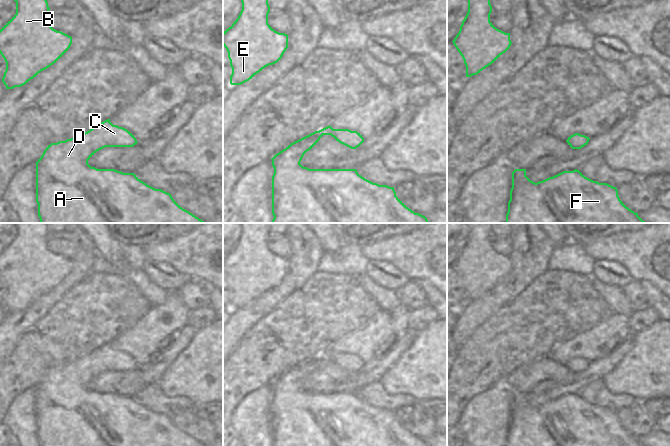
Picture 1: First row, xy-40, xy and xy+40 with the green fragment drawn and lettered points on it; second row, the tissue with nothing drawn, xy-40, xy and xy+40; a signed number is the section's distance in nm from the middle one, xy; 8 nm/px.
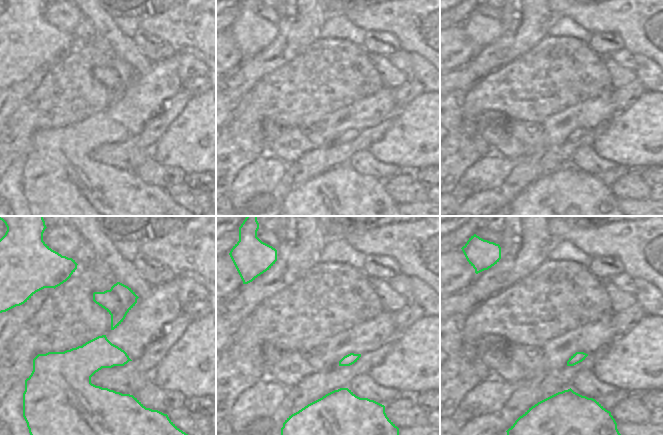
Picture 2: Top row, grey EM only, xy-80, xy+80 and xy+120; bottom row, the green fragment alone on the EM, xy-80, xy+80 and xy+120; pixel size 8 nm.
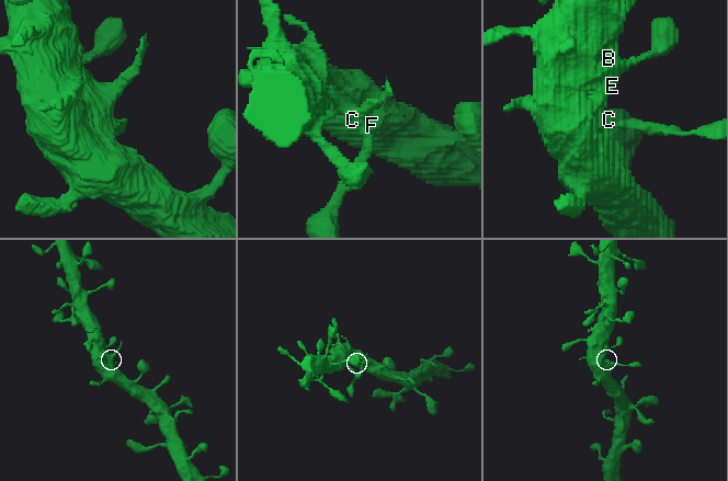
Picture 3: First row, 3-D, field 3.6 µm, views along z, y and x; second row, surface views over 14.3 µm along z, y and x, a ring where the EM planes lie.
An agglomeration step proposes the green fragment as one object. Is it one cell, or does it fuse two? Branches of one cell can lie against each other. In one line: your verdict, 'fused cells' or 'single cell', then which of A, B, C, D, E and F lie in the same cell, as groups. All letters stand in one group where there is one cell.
single cell | A B C D E F

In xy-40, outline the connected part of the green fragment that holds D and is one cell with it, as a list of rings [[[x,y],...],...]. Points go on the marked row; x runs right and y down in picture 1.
[[[107,119],[85,133],[81,133],[71,139],[51,143],[46,147],[42,156],[36,162],[36,202],[38,204],[38,216],[41,223],[205,223],[189,211],[183,209],[171,196],[161,189],[155,189],[141,181],[134,173],[123,173],[115,169],[97,169],[88,164],[88,160],[99,150],[105,147],[133,147],[138,142],[134,135],[123,127],[113,125]]]

